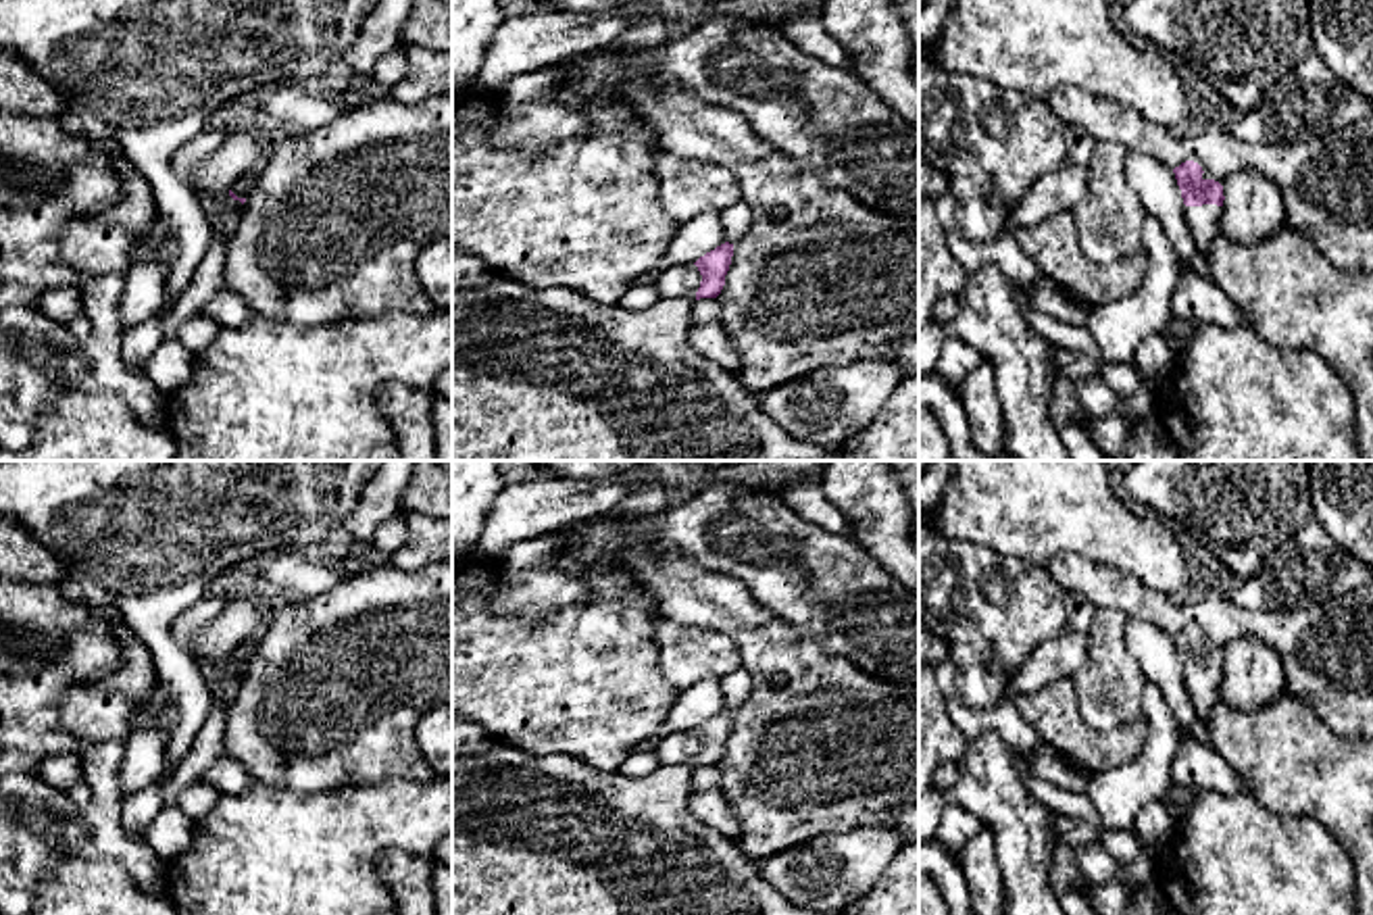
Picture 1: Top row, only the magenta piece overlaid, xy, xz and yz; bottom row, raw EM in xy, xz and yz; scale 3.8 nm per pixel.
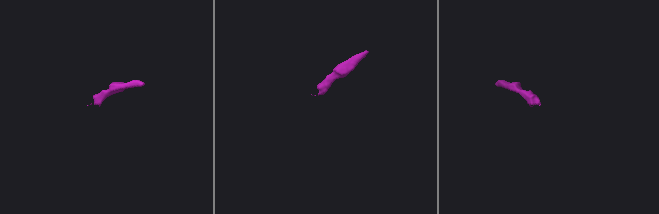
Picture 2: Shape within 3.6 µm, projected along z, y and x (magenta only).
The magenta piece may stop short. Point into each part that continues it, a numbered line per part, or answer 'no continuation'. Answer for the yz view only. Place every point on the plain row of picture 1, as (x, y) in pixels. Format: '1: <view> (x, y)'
1: yz (1203, 688)

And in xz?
1: xz (678, 747)

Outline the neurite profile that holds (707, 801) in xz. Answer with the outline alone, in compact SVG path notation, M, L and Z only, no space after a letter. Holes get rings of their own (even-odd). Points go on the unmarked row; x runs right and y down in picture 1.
M717 765L694 767L688 802L696 819L727 838L738 838L740 823L721 788L721 773Z

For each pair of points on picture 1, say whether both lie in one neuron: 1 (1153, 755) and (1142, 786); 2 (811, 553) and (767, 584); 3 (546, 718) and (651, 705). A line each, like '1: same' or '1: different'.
1: same
2: same
3: same

